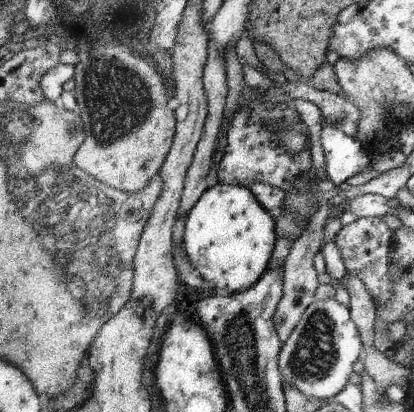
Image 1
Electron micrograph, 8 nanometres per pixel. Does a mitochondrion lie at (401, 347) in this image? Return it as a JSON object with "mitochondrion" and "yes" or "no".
{"mitochondrion":"no"}

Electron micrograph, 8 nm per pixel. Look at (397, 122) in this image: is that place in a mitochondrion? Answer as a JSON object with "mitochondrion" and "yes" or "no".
{"mitochondrion":"no"}

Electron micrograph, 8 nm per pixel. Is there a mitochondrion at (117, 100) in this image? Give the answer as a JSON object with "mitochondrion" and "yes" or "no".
{"mitochondrion":"yes"}

